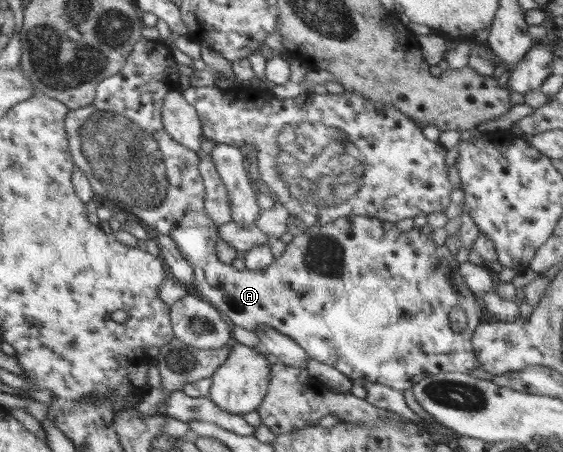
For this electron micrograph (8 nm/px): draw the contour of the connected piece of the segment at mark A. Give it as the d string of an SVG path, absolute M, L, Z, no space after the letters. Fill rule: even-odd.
M142 37L141 40L138 40L134 44L120 72L114 76L108 76L98 83L95 99L92 103L82 108L69 109L65 118L65 130L70 154L72 154L75 166L80 168L81 172L88 178L89 184L100 202L112 206L114 209L125 211L129 217L135 220L144 220L150 228L158 230L160 234L170 236L176 243L176 246L178 246L180 254L184 256L184 260L194 270L192 289L196 290L205 301L208 301L214 308L217 308L226 318L232 321L234 326L242 326L242 328L255 333L258 326L270 326L270 328L291 338L298 346L301 346L307 352L309 358L336 367L336 370L343 373L354 384L361 384L362 380L366 380L366 382L390 386L393 390L398 390L403 394L405 390L412 389L424 378L435 376L440 372L454 371L470 374L470 371L474 370L474 368L482 368L480 362L478 362L478 358L476 358L476 354L474 354L472 335L474 335L476 327L486 316L485 311L478 306L475 293L468 288L468 284L460 276L460 264L455 256L450 253L444 244L442 246L435 244L434 240L432 240L432 235L428 236L420 233L419 228L412 228L408 232L402 232L396 228L396 223L394 222L350 213L348 216L335 221L322 222L311 227L306 227L304 233L300 234L300 236L294 236L292 241L286 245L281 256L276 257L262 271L250 269L237 270L231 264L222 264L218 260L218 256L216 256L216 243L219 239L218 232L216 232L218 225L210 220L210 217L206 214L206 210L204 210L205 188L199 174L200 155L176 142L163 127L162 101L164 101L164 95L170 89L180 89L180 75L170 48L159 39L146 40L146 38ZM454 306L463 308L467 316L466 328L462 332L454 332L450 326L449 313Z

